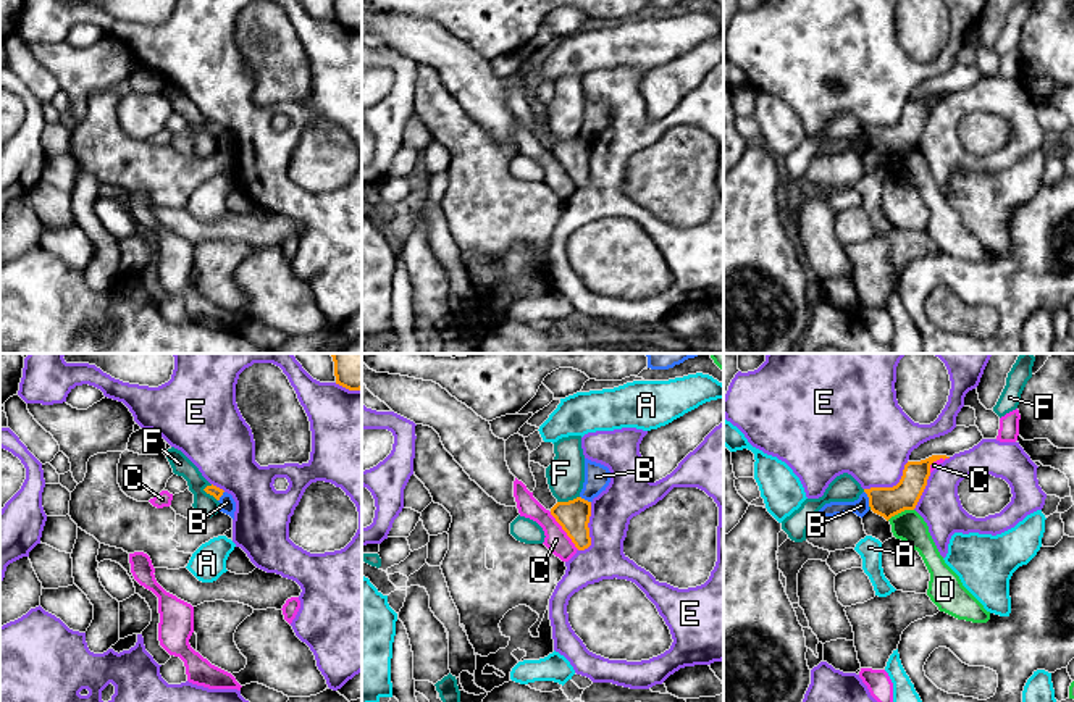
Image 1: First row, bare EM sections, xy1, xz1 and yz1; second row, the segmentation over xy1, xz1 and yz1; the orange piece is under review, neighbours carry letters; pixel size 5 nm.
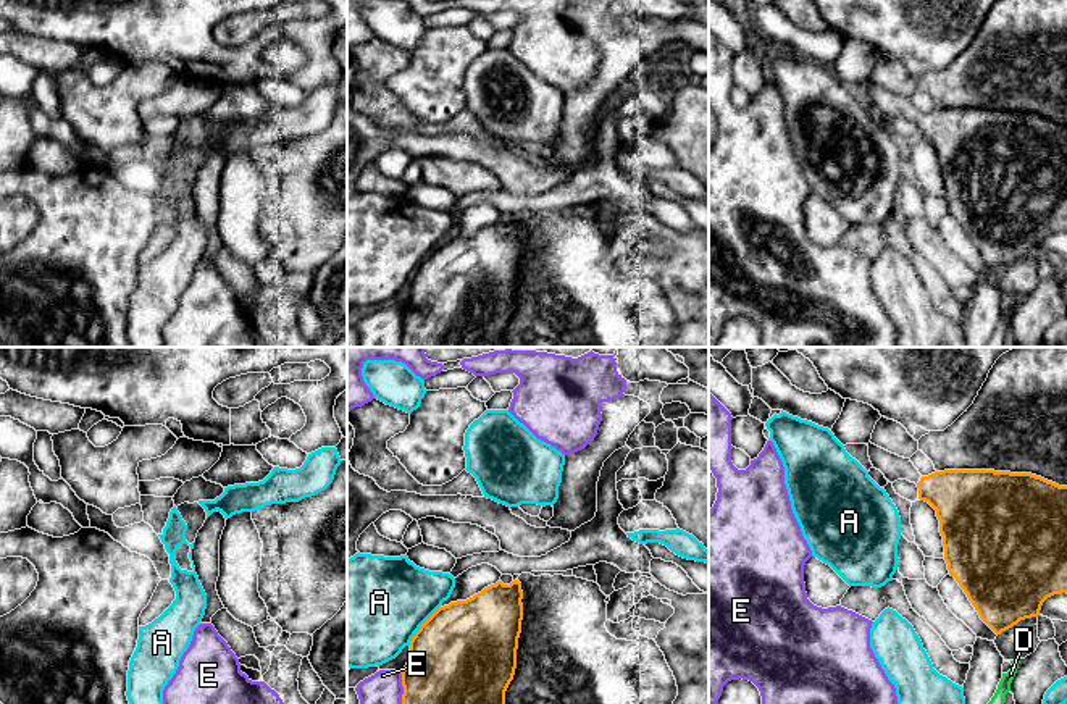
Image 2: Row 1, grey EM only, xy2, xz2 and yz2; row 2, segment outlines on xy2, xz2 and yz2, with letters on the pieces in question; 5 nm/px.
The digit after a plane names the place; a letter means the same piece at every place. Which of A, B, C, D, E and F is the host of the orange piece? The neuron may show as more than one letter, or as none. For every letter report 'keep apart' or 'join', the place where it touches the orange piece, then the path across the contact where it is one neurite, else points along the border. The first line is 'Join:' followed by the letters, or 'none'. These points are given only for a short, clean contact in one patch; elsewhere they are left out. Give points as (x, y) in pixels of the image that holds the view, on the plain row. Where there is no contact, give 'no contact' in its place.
Join: none
A: keep apart; meets orange in xz2 at (422, 264)
B: keep apart; meets orange in yz1 at (869, 137); border along yz1 (864, 129), (869, 144)
C: keep apart; meets orange in xz1 at (564, 168)
D: keep apart; meets orange in yz1 at (900, 150)
E: keep apart; meets orange in xz1 at (588, 168)
F: keep apart; meets orange in xy1 at (209, 131)

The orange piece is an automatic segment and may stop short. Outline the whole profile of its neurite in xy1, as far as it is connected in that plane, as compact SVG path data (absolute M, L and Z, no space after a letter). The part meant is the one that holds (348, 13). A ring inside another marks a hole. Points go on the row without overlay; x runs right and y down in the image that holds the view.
M334 0L336 23L349 27L362 27L362 0Z

